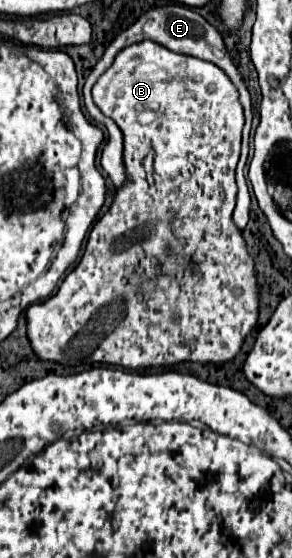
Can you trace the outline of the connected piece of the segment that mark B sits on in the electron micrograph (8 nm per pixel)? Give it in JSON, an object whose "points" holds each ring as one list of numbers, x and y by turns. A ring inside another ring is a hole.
{"points":[[147,40,131,44,117,54,113,66,93,86,93,100,123,132,125,182,117,188,107,214,93,226,83,258,75,270,65,276,55,294,27,308,27,338,31,350,37,358,63,366,77,366,79,360,81,364,117,364,129,370,179,362,223,364,233,360,259,316,254,261,247,252,241,230,233,222,237,196,235,166,239,162,243,130,243,106,237,88,219,66,193,56,175,54],[177,254,183,254,197,270,185,274,185,266,179,272,175,264],[153,256,161,258,163,272,157,278,147,276,139,288,141,294,137,294,129,288,129,272,135,272,139,264,145,272,153,272]]}

